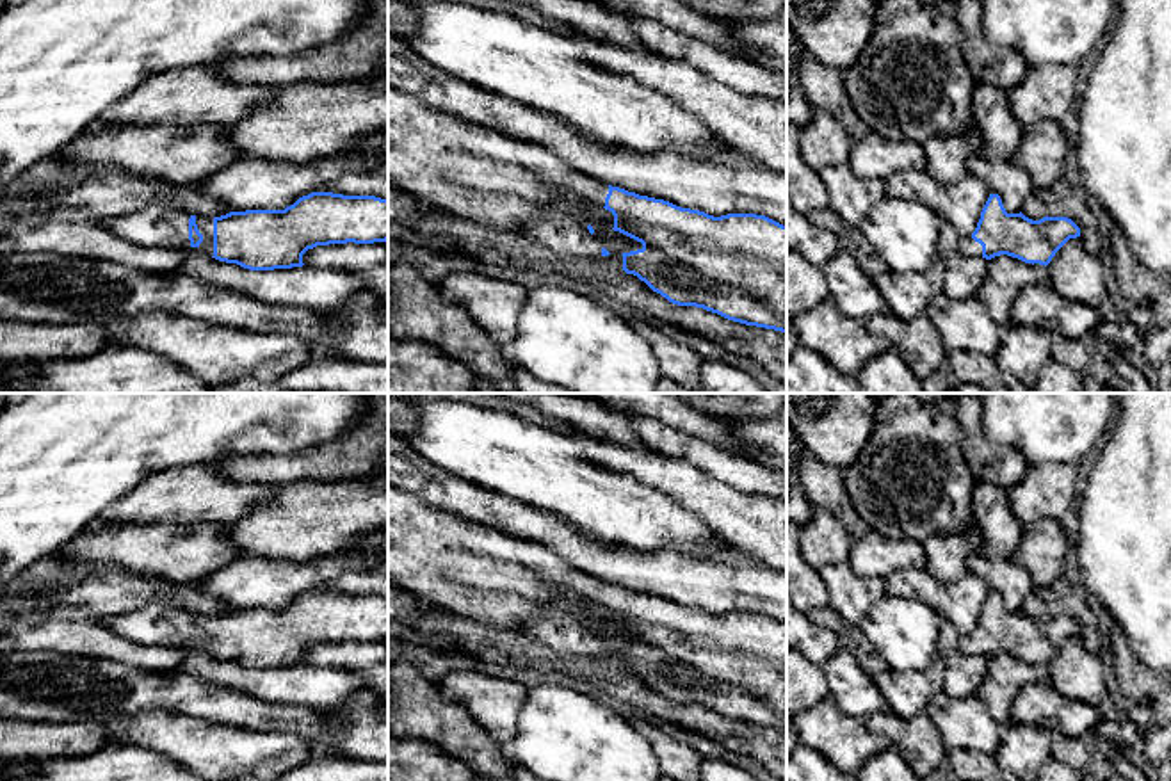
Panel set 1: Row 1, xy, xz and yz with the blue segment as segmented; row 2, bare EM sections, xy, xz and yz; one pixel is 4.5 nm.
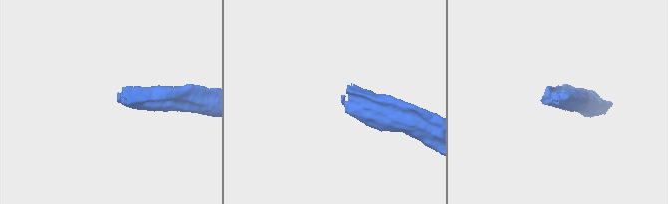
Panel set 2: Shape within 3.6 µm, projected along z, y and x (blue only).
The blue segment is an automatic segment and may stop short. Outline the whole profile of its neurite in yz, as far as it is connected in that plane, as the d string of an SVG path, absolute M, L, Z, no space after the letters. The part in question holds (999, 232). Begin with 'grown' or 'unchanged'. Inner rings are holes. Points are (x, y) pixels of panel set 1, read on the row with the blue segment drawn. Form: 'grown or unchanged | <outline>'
grown | M989 194L977 228L972 235L959 240L963 254L991 260L1000 254L1018 258L1025 263L1048 265L1055 253L1070 240L1080 237L1080 228L1068 217L1043 217L1032 221L1020 213L1007 213L998 194Z

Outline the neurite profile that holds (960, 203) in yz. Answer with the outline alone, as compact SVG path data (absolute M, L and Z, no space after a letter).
M897 171L884 178L884 190L893 199L924 203L950 222L961 238L975 231L991 194L973 174L941 185L927 171Z

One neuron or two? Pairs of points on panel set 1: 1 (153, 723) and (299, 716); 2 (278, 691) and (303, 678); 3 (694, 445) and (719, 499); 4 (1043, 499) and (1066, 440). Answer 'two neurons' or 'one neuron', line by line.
1: two neurons
2: one neuron
3: two neurons
4: two neurons

